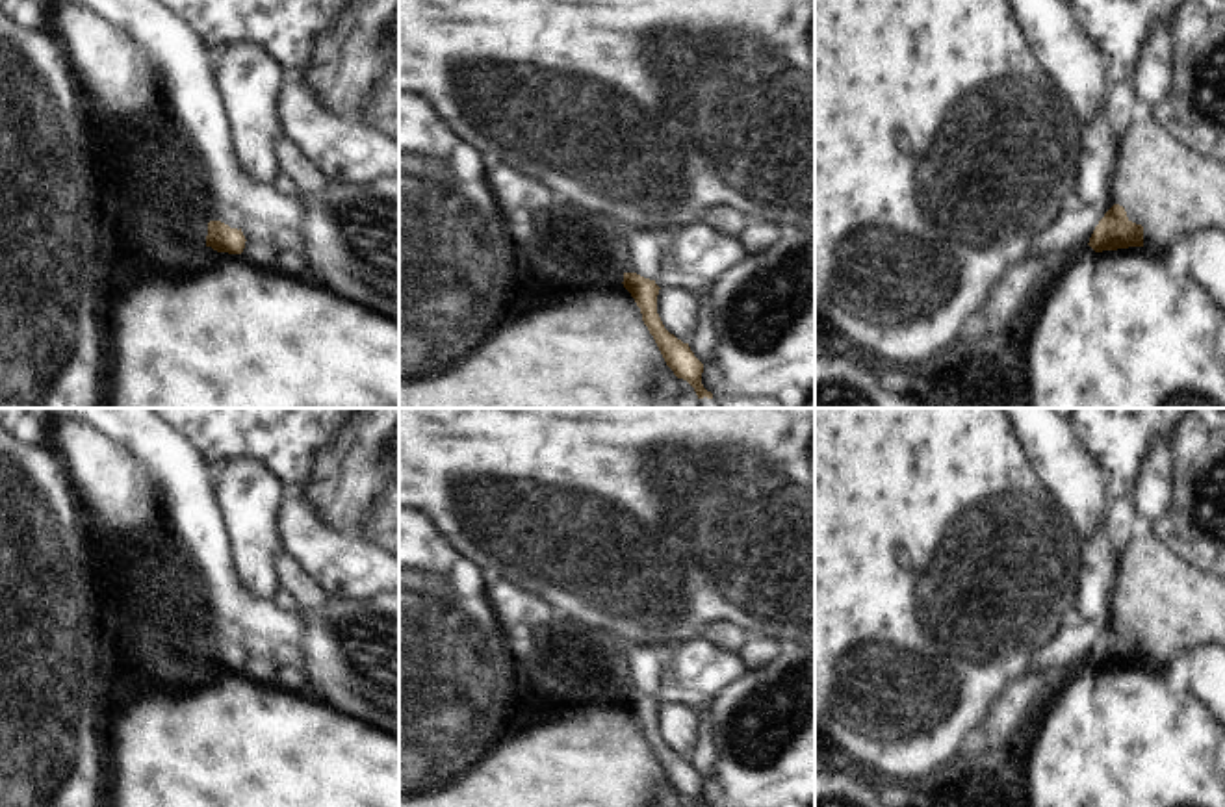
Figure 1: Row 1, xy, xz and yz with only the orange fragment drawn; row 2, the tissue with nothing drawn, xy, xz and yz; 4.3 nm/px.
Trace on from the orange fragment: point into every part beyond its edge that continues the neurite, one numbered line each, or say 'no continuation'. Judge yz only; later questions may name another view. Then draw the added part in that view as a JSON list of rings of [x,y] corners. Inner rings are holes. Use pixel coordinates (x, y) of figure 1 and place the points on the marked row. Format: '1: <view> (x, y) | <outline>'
1: yz (1071, 232) | [[[1073,204],[1062,211],[1056,223],[1045,230],[1030,247],[1030,254],[1065,262],[1082,250],[1104,217],[1102,210]]]

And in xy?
1: xy (232, 219) | [[[215,210],[215,211],[208,211],[208,219],[210,221],[221,221],[225,224],[228,224],[230,228],[241,228],[243,221],[239,217],[239,213],[232,211],[232,210]]]

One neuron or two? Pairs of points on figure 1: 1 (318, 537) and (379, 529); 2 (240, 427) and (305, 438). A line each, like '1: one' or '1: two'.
1: two
2: one

